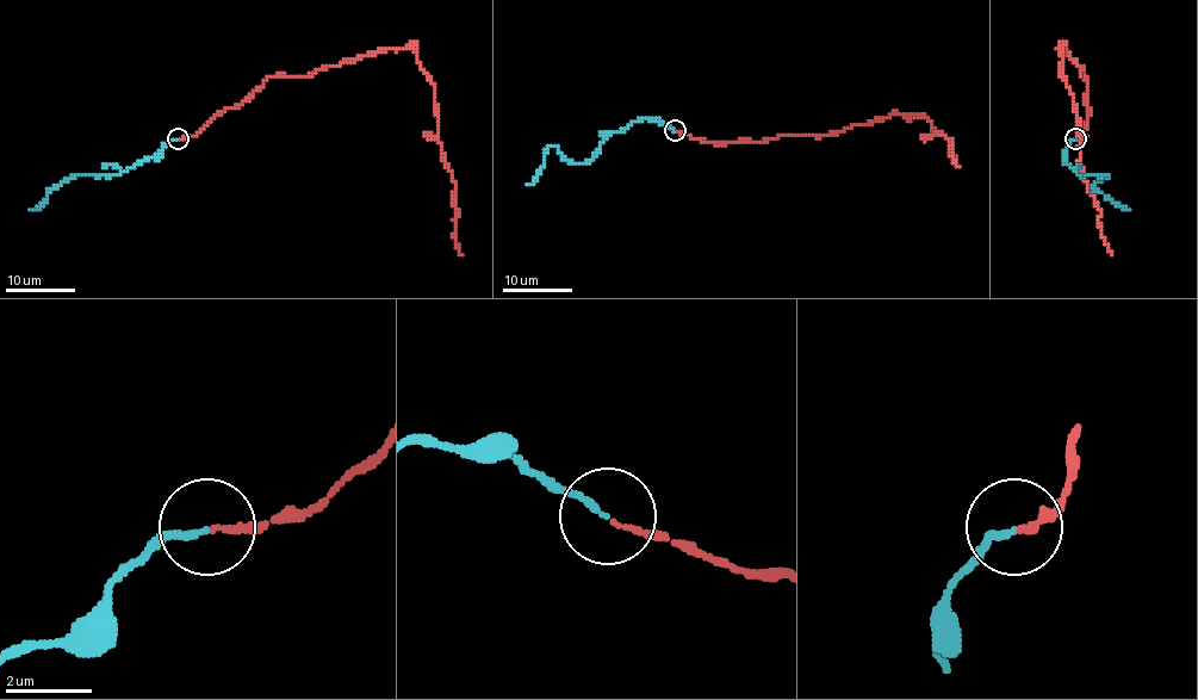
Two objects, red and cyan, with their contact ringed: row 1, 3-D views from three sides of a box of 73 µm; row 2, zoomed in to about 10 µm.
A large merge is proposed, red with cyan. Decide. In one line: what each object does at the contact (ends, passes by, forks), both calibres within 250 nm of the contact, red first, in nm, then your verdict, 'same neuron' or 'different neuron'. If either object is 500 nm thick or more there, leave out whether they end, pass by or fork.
red ends | cyan ends | 130/140 nm | same neuron

